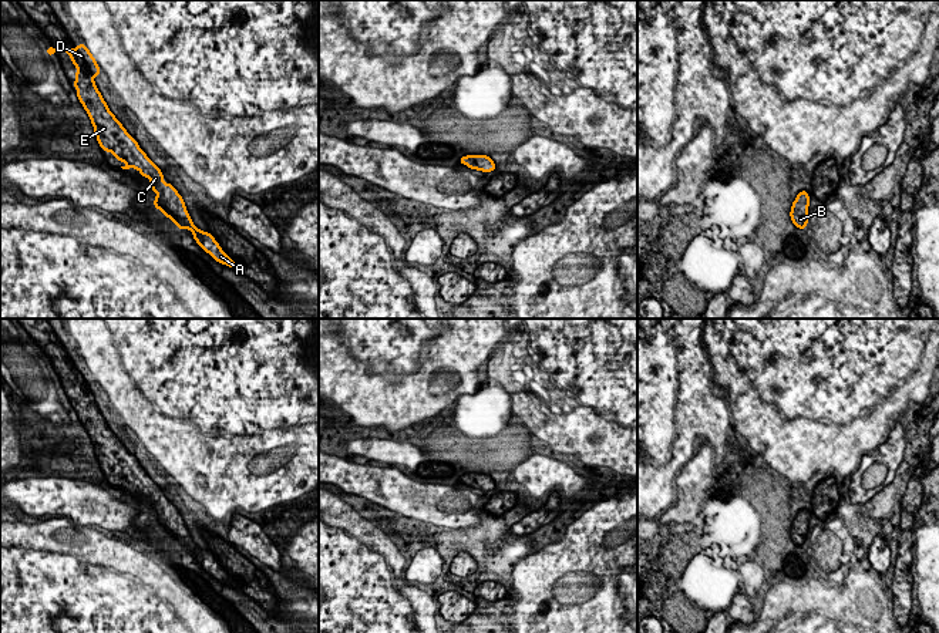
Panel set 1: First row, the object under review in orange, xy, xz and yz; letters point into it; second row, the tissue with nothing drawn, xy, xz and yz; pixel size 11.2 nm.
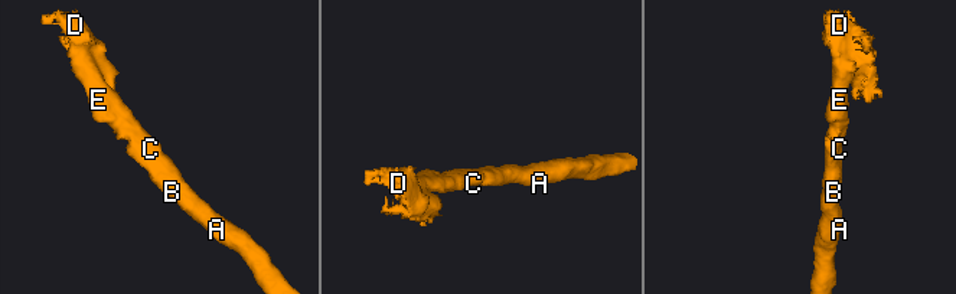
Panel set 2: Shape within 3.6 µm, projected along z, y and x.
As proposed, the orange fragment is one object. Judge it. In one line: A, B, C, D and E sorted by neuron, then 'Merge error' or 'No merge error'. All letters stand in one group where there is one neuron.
Groups: A B C D E. No merge error

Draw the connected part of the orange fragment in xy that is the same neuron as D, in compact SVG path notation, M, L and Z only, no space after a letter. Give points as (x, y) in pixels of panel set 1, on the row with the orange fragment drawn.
M80 43L77 48L47 47L48 55L54 55L55 51L68 53L70 60L77 68L75 83L73 85L91 119L101 149L111 152L120 162L125 162L127 165L121 166L122 169L134 168L141 172L139 175L142 178L148 176L151 189L156 192L156 198L154 199L155 208L169 218L181 230L185 228L189 229L196 243L216 262L238 269L236 263L222 250L215 238L193 225L182 196L171 183L164 181L161 169L147 156L138 147L137 139L127 132L122 124L110 111L94 83L94 77L101 75L100 67L84 43Z

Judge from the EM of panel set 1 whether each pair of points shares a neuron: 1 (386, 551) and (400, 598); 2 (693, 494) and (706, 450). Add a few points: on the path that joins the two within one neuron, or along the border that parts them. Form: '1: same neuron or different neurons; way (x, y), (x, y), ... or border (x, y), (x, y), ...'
1: same neuron; way (397, 562), (396, 586)
2: same neuron; way (696, 482), (696, 475), (704, 461)

